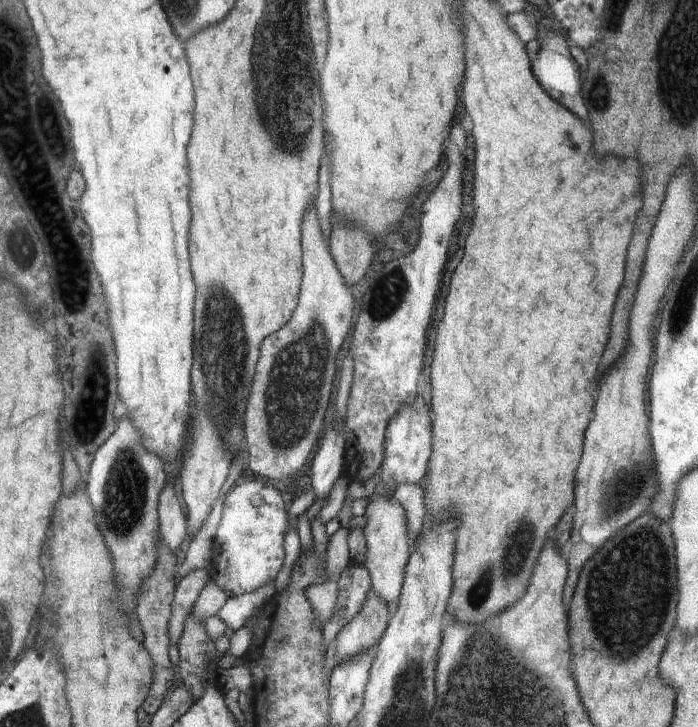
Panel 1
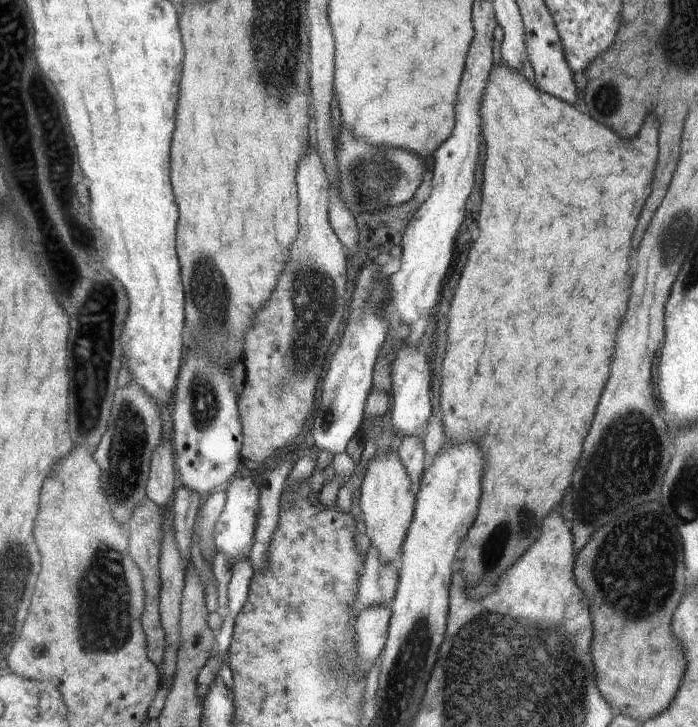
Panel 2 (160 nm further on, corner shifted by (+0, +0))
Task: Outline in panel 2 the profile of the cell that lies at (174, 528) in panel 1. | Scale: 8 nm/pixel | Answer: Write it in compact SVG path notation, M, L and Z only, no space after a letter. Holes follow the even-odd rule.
M162 438L162 444L158 444L158 450L154 452L153 462L150 464L148 482L147 498L167 512L170 511L176 494L172 448L172 444L166 438Z

